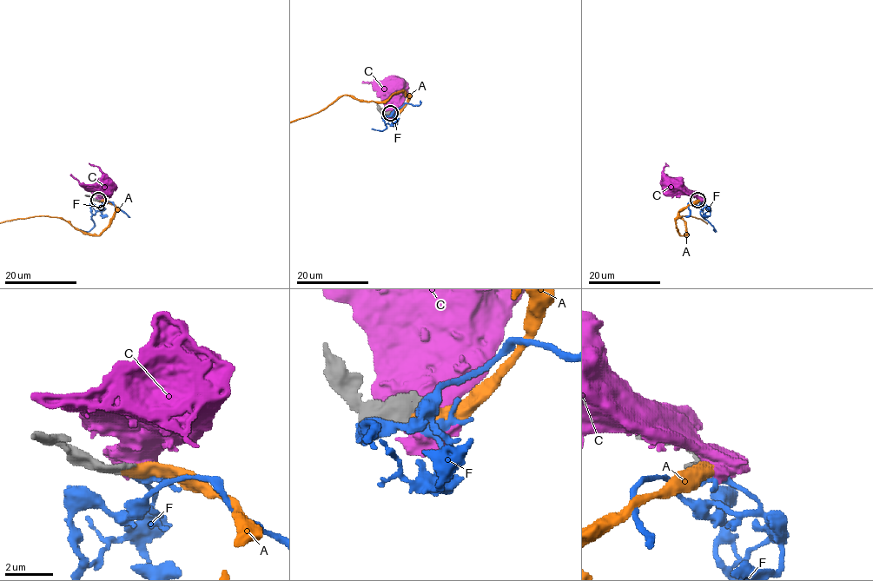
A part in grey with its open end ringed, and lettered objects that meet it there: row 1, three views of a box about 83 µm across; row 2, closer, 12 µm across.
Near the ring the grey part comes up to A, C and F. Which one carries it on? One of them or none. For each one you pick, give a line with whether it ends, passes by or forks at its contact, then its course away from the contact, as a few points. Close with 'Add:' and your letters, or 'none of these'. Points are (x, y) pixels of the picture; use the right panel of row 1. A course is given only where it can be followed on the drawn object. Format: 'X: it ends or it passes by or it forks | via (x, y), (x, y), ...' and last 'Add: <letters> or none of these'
A: it ends
Add: A

